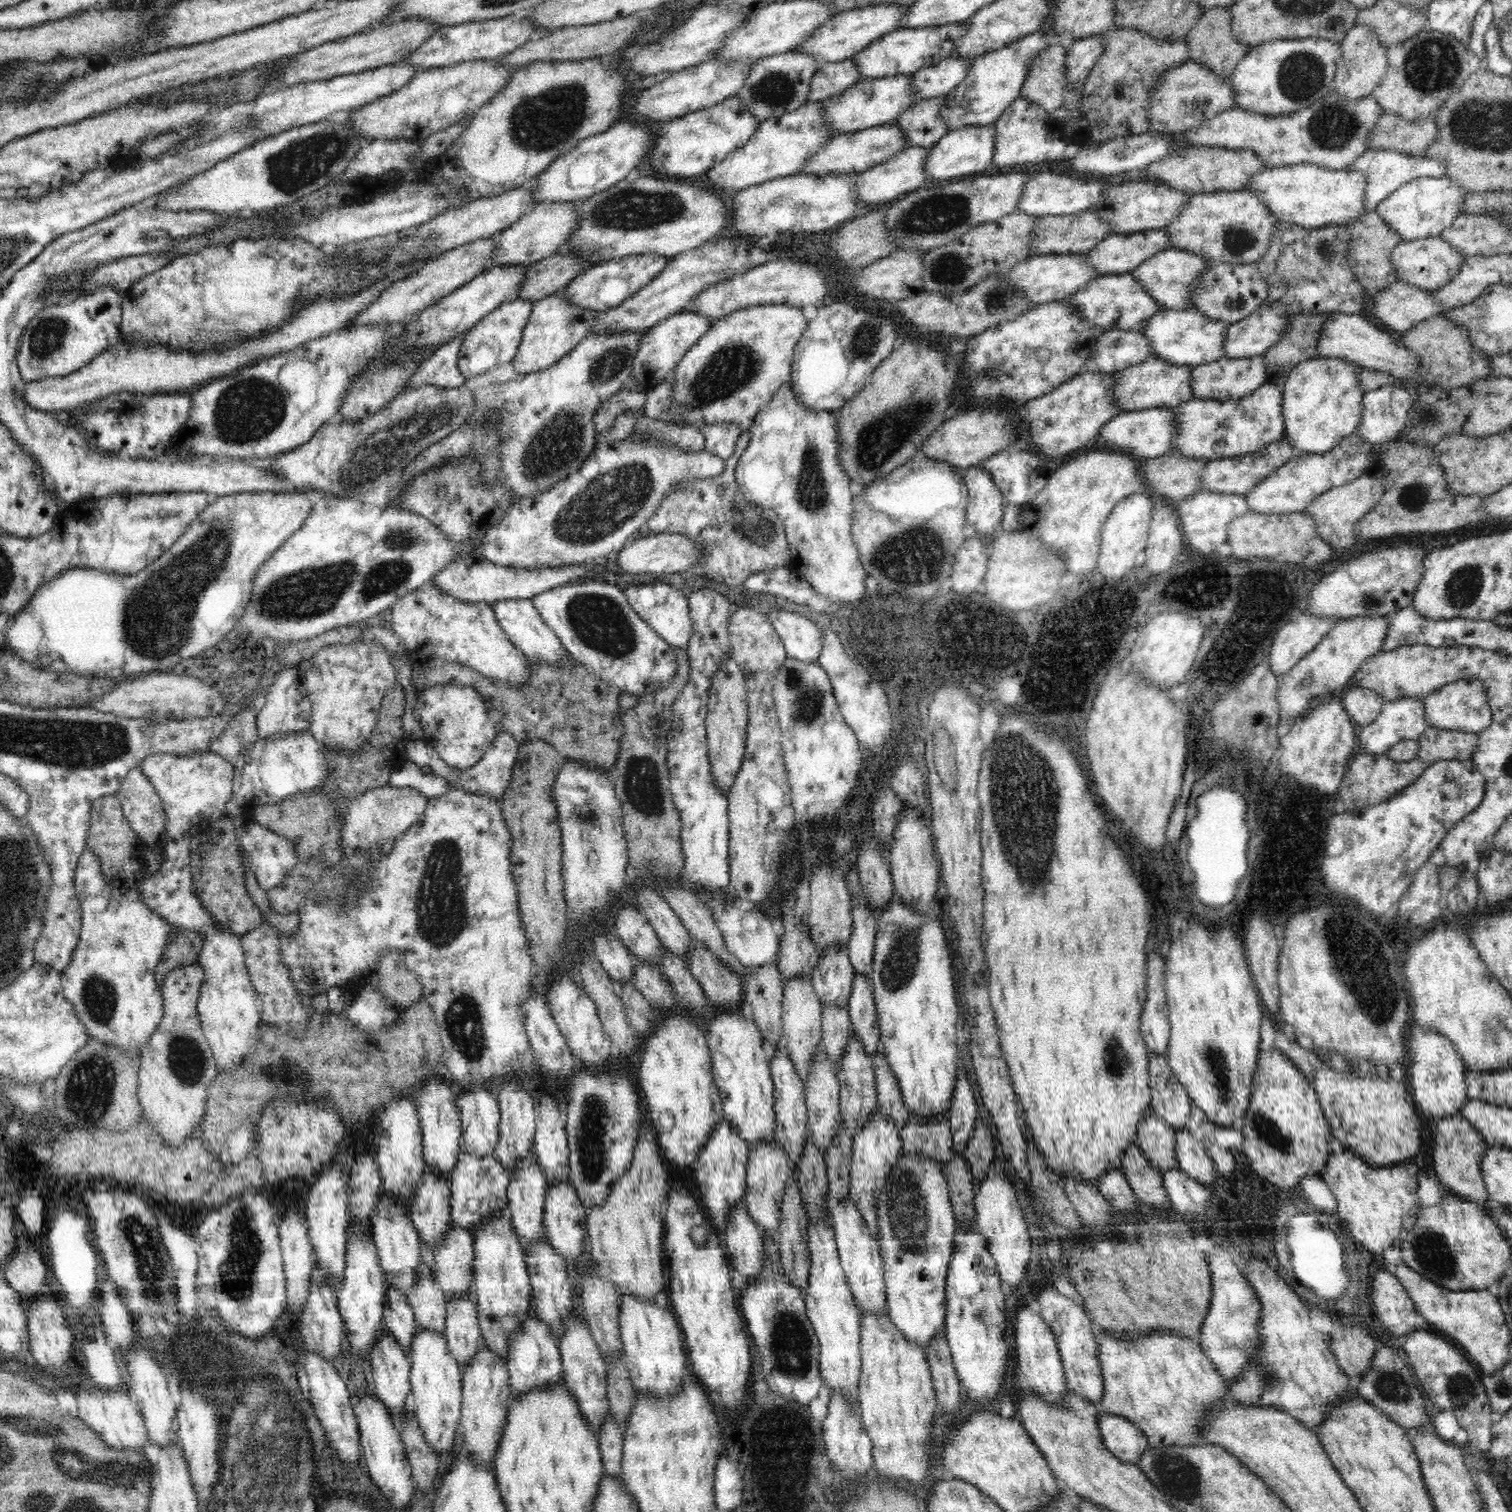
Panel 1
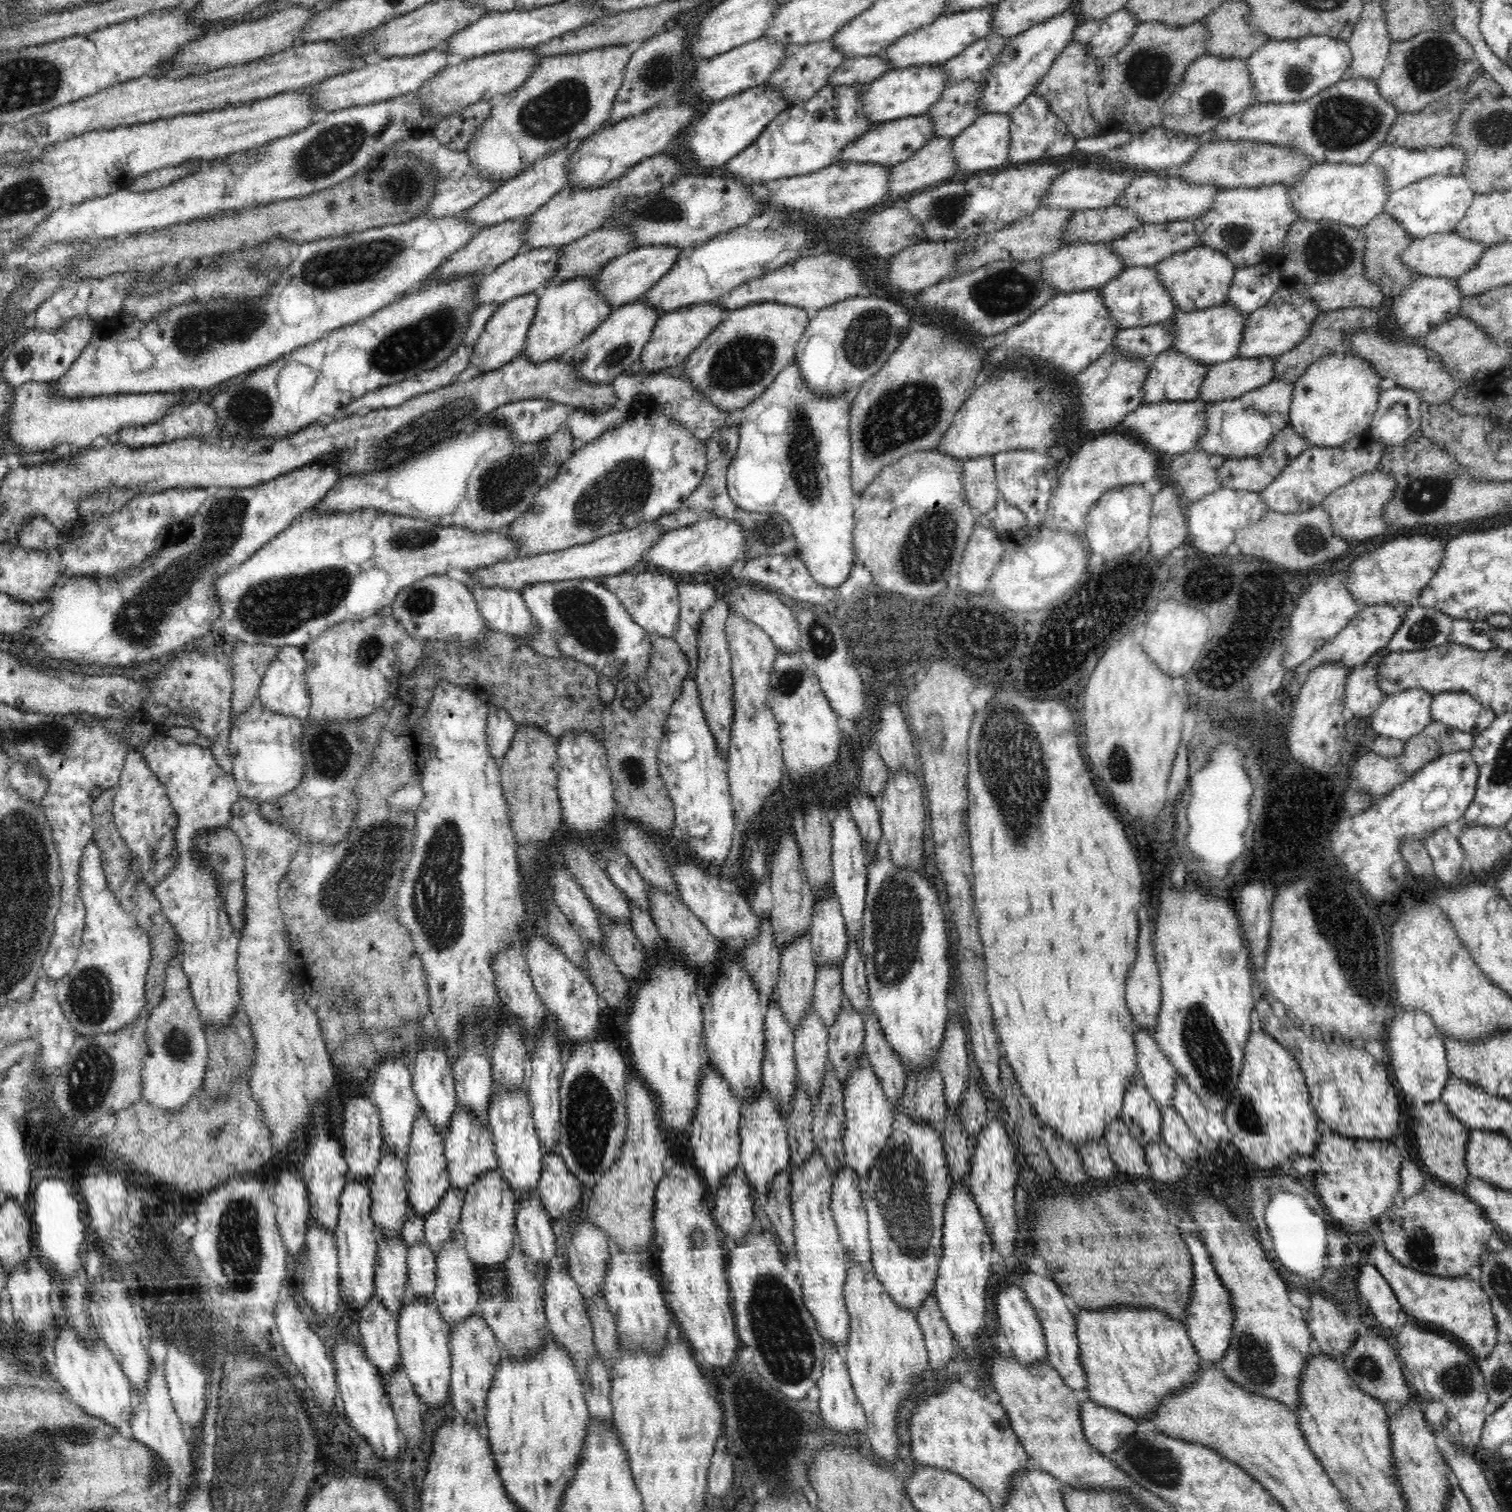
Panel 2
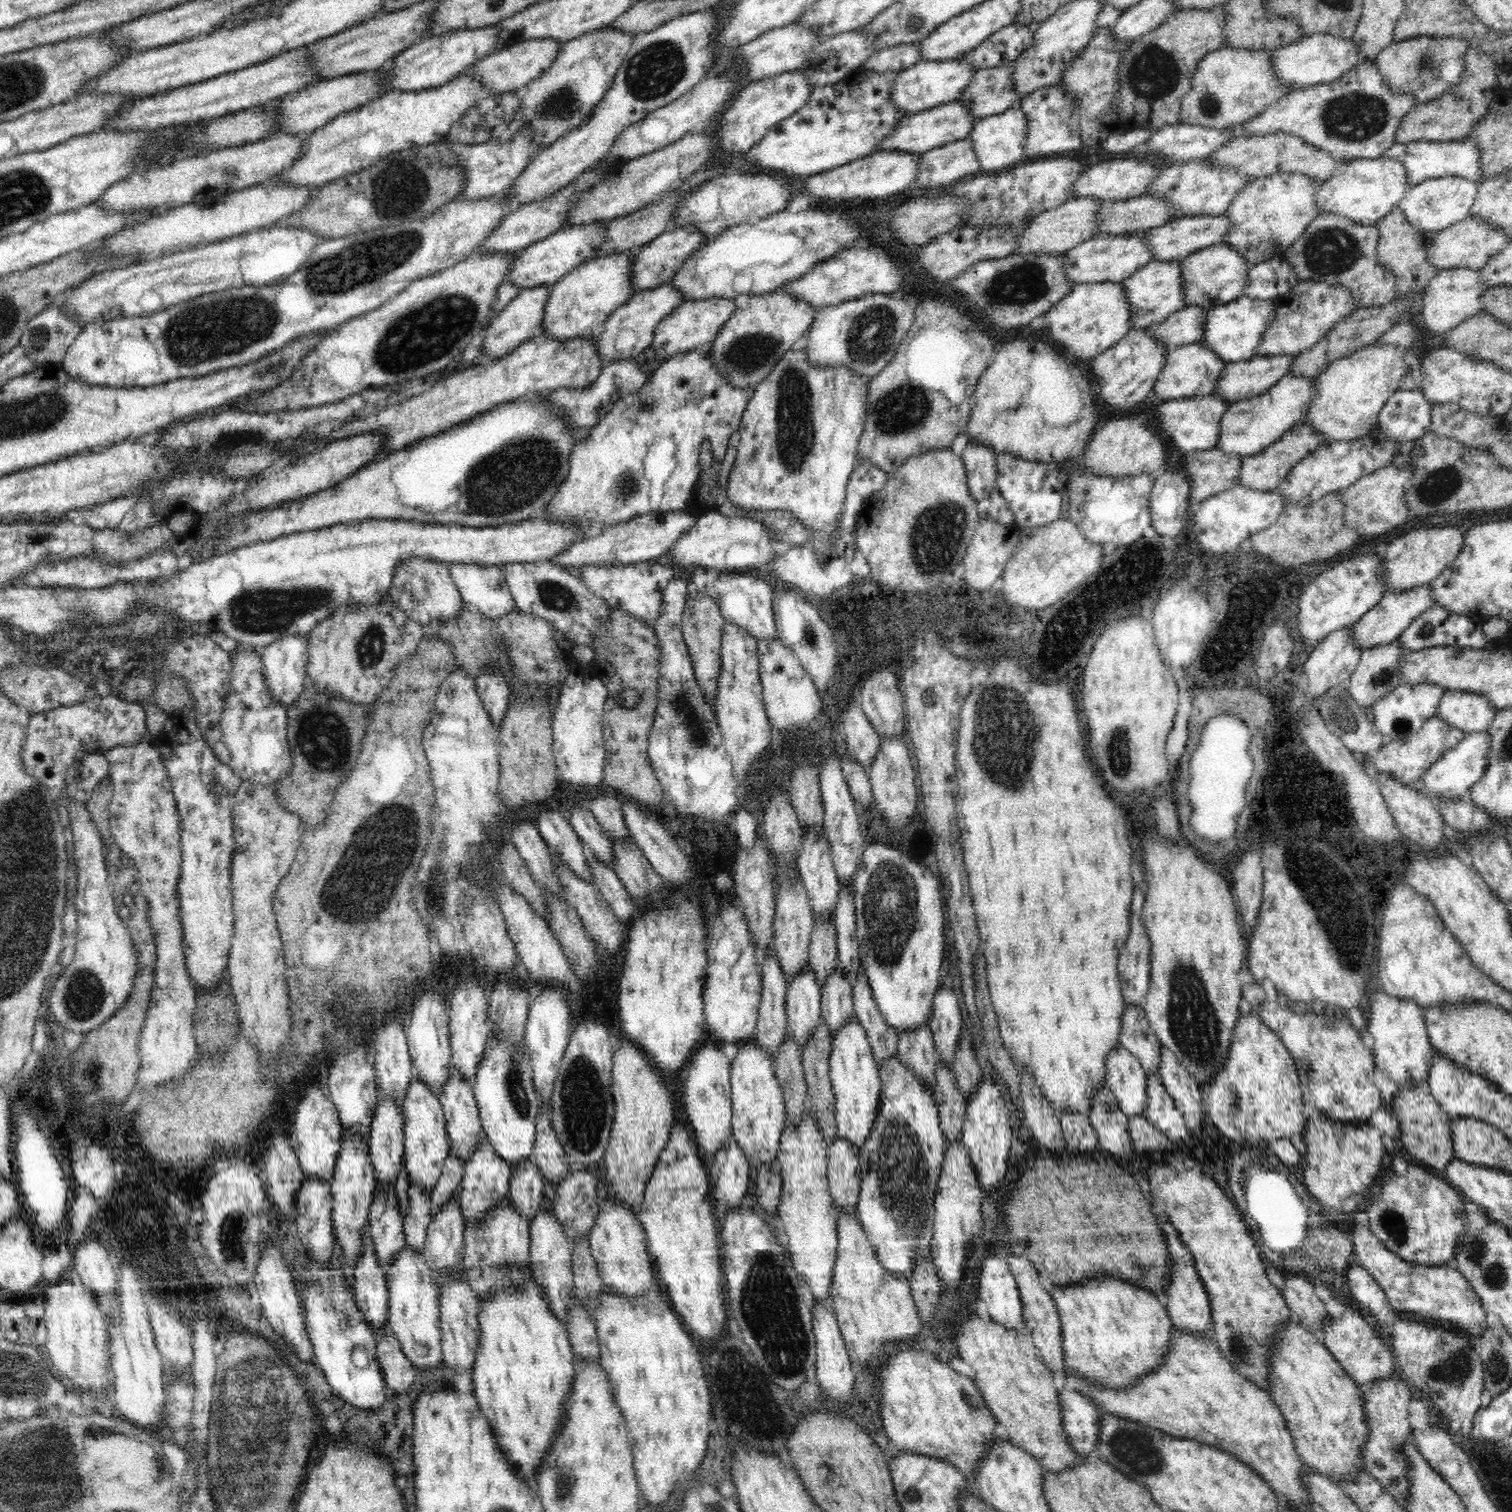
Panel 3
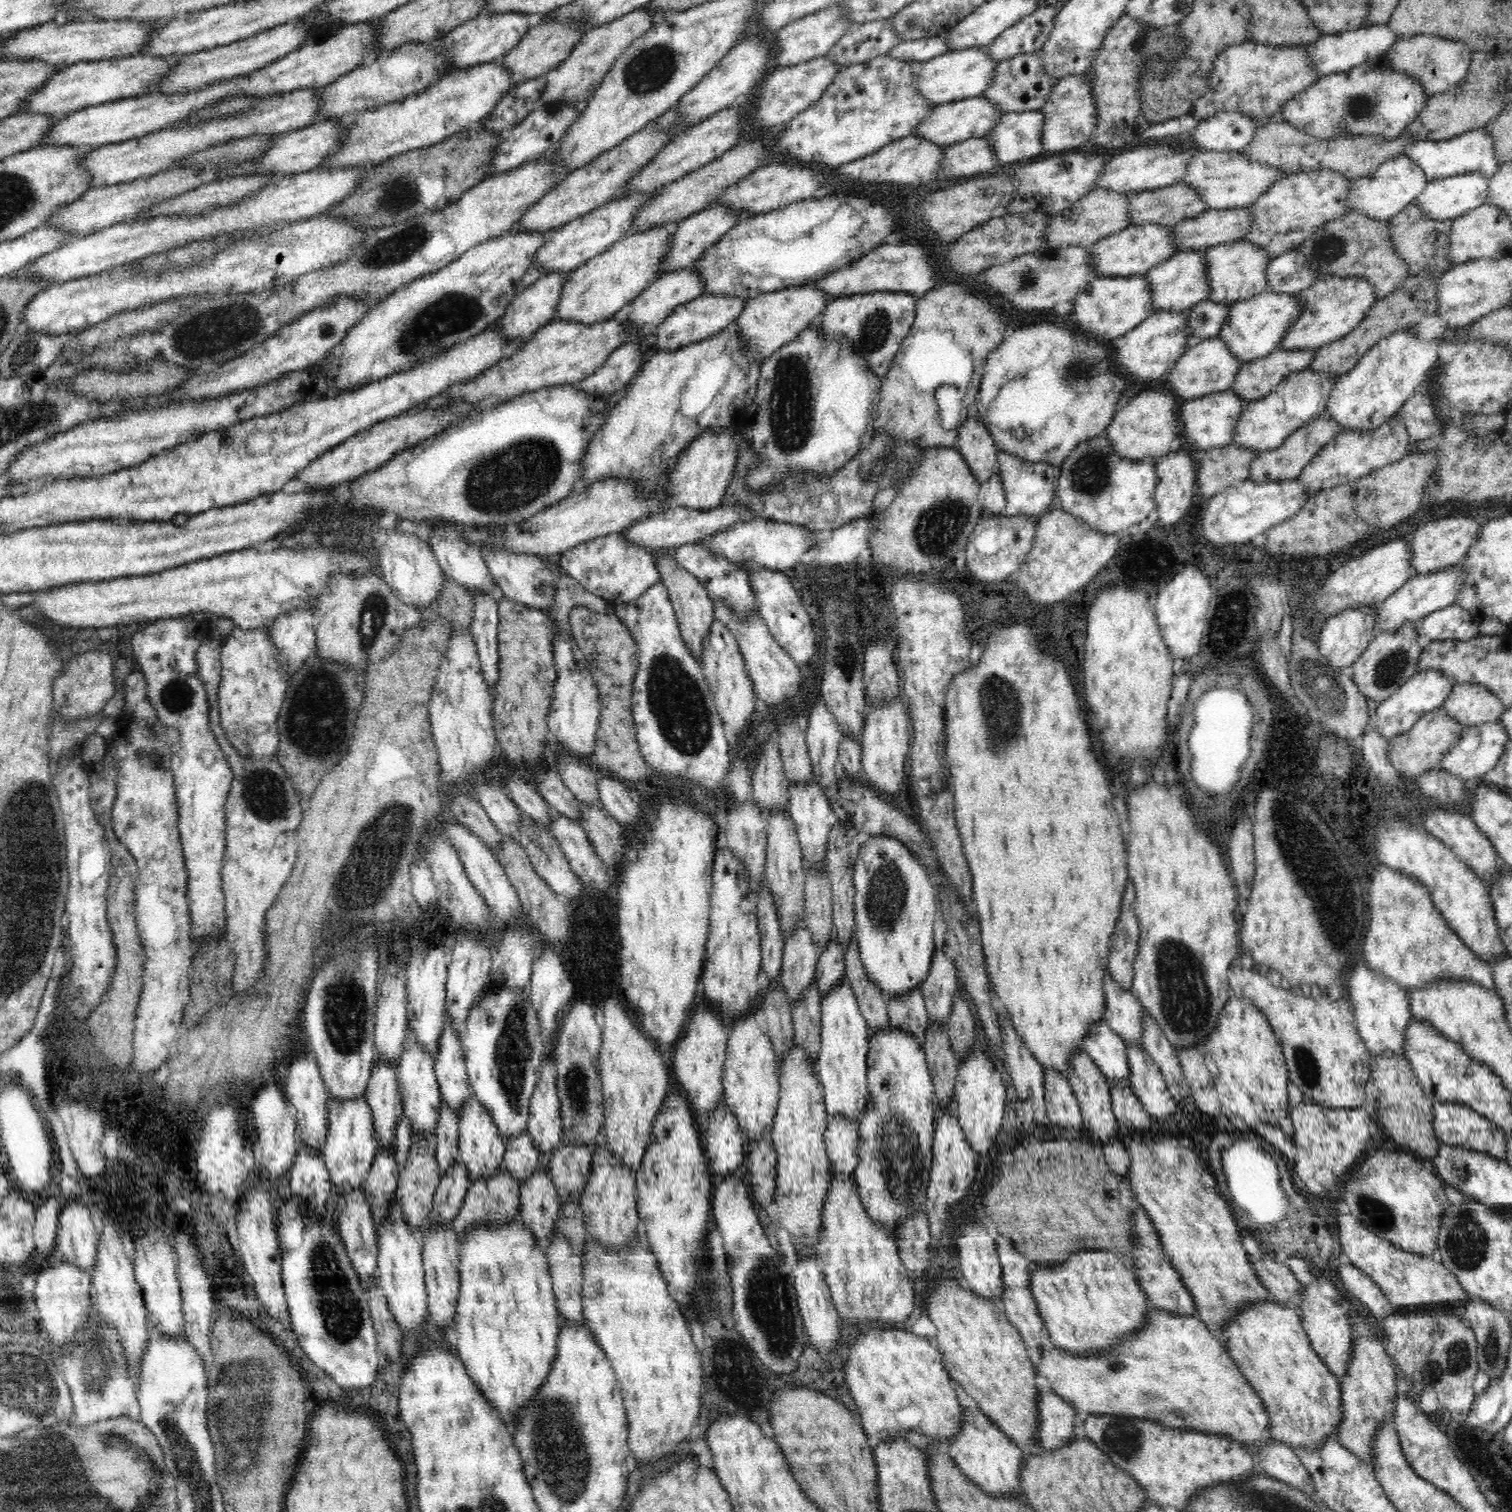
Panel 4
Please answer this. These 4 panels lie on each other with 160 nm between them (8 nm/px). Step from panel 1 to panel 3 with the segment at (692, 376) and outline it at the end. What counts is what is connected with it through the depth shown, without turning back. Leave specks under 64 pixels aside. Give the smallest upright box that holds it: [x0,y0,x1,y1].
[710,289,817,388]

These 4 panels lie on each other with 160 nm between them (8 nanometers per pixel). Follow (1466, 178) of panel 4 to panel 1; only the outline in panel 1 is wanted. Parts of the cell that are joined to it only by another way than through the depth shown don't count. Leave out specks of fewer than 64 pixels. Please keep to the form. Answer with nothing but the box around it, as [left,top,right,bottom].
[1377,175,1467,241]

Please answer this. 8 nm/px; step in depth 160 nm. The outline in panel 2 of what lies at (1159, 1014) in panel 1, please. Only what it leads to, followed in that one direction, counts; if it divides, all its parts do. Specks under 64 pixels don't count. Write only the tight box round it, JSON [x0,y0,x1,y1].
[1125,909,1162,1034]

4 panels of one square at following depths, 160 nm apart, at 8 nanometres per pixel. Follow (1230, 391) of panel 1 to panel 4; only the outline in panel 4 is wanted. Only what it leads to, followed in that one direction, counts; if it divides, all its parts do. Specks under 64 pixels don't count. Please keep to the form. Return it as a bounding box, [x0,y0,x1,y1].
[1232,349,1317,403]

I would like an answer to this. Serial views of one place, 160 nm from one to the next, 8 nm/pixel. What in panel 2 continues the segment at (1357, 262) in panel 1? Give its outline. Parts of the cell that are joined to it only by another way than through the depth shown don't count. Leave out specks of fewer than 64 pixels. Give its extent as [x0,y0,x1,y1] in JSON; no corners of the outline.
[1362,212,1419,299]

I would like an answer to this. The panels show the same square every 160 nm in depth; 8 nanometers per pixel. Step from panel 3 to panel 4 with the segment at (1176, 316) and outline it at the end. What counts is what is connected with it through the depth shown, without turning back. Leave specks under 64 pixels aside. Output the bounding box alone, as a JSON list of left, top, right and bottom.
[1188,299,1230,346]

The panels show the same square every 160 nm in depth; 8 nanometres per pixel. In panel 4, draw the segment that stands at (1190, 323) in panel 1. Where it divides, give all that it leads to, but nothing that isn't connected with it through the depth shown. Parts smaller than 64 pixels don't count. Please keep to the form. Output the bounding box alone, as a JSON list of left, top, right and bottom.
[1218,291,1302,363]

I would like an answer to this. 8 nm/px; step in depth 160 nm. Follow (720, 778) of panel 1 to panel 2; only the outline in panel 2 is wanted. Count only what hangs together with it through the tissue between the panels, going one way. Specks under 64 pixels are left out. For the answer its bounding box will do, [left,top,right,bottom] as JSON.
[695,598,734,762]

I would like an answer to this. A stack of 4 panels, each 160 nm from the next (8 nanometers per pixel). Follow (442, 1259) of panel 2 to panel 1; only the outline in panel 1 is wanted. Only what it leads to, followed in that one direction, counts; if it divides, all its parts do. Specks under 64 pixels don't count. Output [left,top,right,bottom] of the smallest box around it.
[445,1295,481,1371]

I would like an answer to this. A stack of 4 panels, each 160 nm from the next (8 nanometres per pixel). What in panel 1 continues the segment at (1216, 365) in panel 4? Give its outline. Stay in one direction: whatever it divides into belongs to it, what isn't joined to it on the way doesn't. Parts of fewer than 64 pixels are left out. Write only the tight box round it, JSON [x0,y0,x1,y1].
[1114,354,1195,411]

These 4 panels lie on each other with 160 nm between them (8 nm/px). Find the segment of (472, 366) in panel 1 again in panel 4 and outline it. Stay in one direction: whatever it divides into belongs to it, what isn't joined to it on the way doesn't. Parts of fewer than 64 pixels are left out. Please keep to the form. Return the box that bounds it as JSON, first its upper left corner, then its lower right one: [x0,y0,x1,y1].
[501,272,568,341]

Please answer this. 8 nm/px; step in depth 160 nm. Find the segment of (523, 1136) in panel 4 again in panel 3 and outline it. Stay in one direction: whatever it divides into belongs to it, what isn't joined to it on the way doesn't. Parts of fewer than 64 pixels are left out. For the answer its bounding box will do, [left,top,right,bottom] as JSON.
[508,1157,547,1220]

